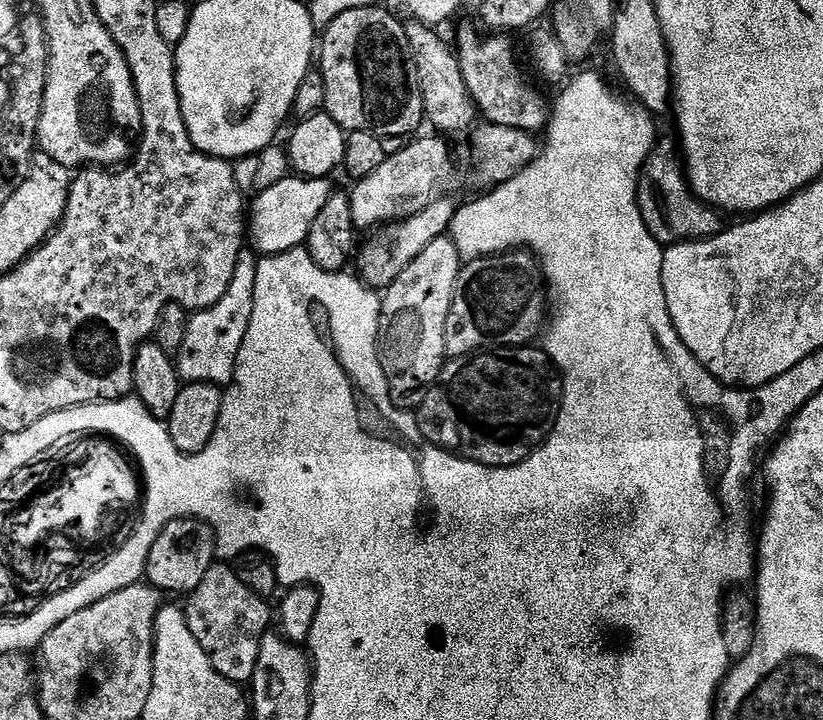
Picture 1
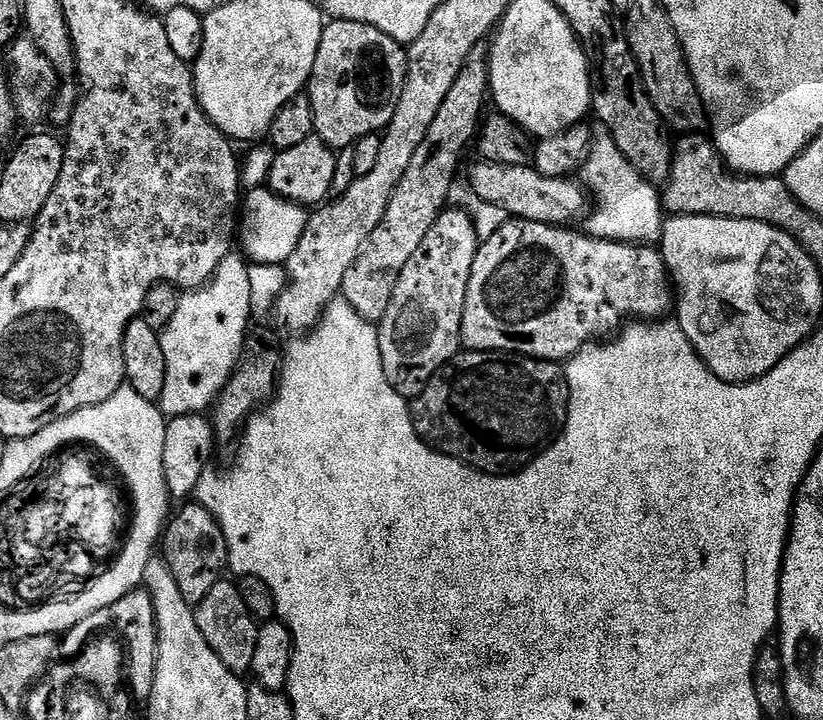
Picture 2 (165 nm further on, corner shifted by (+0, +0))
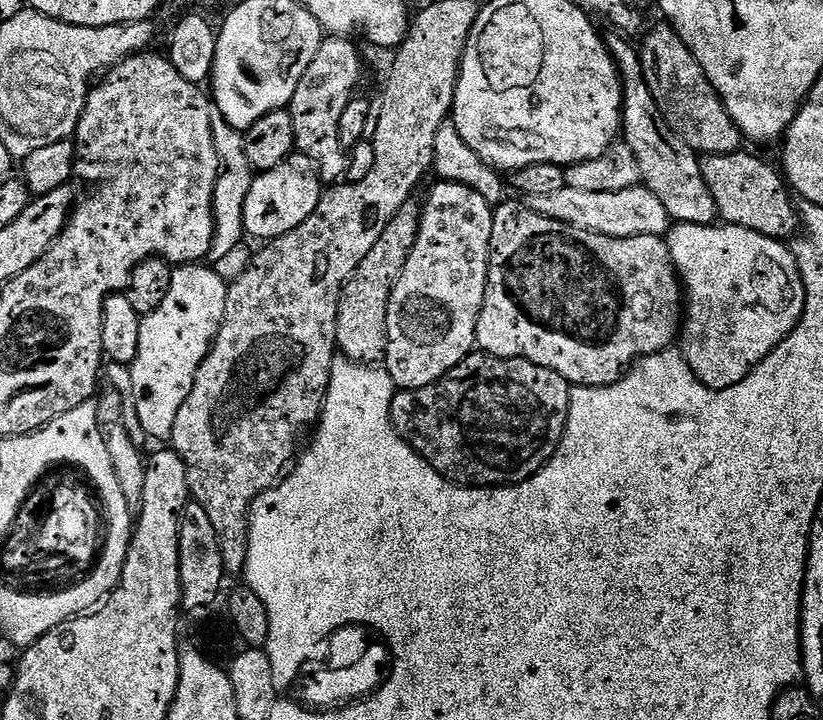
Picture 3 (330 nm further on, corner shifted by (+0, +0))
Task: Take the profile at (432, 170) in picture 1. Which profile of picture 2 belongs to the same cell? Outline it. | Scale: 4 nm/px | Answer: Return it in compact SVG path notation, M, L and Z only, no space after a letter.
M476 162L469 174L472 183L471 195L482 202L498 206L509 217L522 220L533 220L543 224L557 226L575 225L575 220L583 221L590 212L590 196L579 183L572 178L546 178L537 172L535 167L498 166Z

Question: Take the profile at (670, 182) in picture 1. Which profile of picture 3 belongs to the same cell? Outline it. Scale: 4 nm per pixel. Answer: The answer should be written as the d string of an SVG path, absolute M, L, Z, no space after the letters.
M741 150L716 156L705 155L700 160L700 169L723 223L737 224L775 240L787 241L797 235L802 220L798 215L797 205L792 205L793 193L777 165L775 168L762 157L751 156L747 150Z

